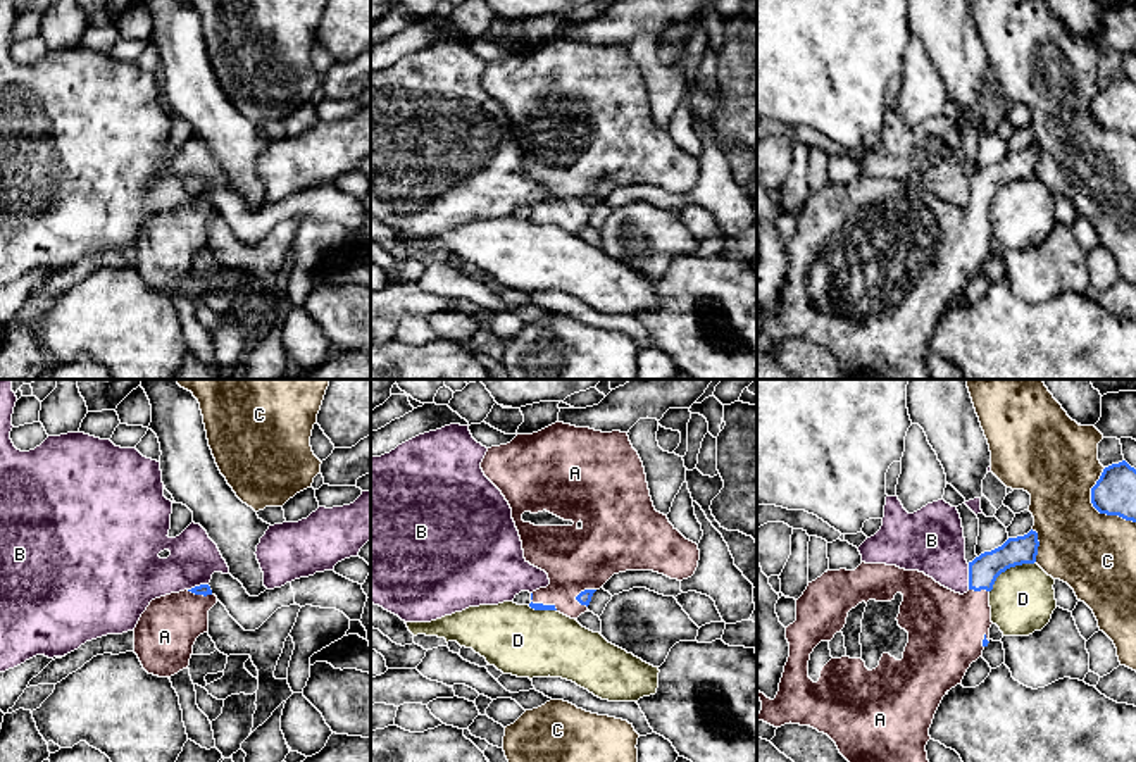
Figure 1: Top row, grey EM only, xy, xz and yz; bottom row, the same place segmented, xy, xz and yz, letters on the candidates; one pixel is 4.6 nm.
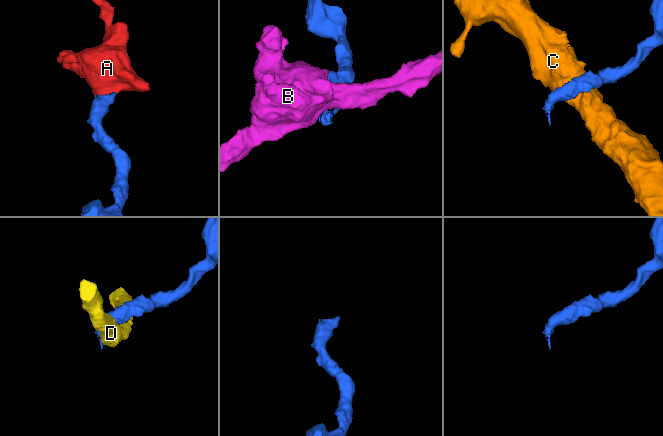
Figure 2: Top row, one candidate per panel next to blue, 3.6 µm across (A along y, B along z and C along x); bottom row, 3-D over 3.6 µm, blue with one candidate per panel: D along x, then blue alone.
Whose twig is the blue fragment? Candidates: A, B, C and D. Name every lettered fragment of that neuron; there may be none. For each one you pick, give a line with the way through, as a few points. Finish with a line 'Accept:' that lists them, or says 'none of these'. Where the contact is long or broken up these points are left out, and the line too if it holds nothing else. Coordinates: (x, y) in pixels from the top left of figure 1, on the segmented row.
A: across xz (585, 597), (585, 590), (576, 581), (574, 559)
Accept: A

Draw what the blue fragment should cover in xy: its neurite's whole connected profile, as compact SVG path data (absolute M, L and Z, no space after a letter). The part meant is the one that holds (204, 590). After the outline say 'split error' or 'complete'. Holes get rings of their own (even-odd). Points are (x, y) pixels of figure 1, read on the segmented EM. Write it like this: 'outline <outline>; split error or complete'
outline M209 584L152 600L134 628L134 653L143 669L159 678L188 669L193 645L209 631L209 610L215 603Z; split error

